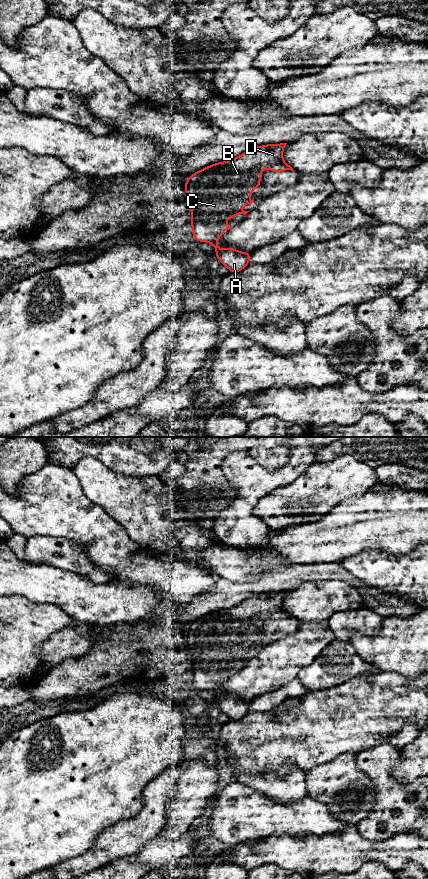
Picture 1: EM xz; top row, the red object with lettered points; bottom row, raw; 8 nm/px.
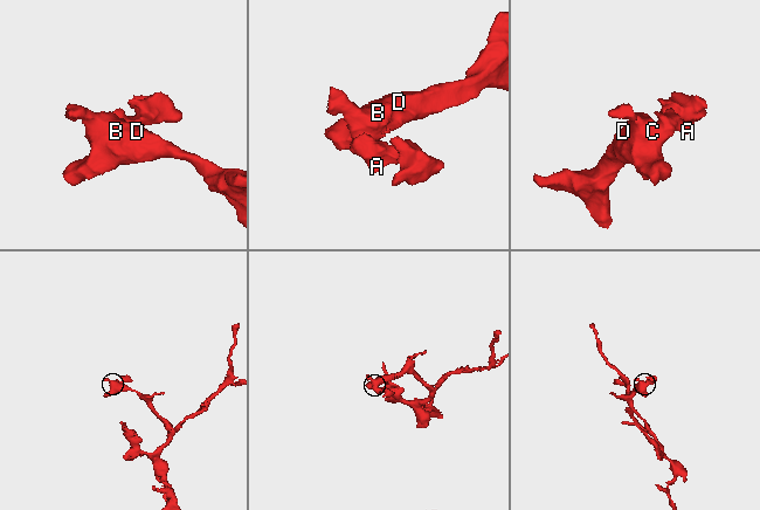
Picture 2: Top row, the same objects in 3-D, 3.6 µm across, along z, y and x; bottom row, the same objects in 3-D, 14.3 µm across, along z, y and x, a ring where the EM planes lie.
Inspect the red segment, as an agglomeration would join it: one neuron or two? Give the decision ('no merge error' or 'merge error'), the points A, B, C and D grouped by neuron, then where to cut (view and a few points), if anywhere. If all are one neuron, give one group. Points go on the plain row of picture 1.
no merge error; groups A B C D; cut none

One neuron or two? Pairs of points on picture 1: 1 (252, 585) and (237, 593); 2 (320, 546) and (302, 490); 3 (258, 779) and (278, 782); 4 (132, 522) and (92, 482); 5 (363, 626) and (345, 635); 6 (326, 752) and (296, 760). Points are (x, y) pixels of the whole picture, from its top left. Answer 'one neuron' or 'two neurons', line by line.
1: one neuron
2: two neurons
3: one neuron
4: one neuron
5: one neuron
6: one neuron

